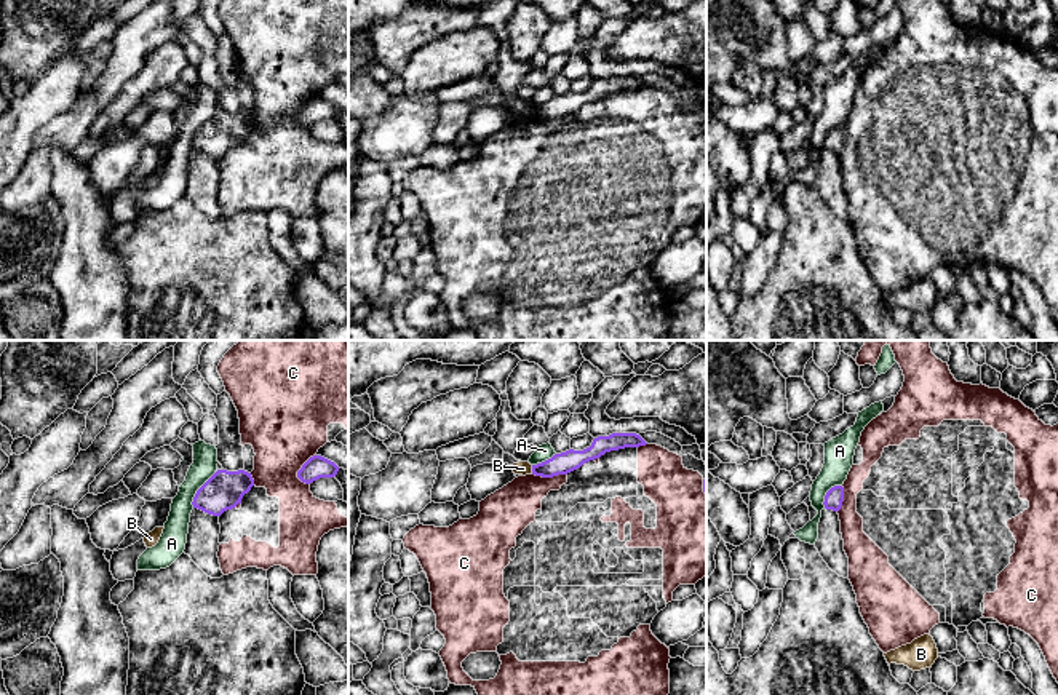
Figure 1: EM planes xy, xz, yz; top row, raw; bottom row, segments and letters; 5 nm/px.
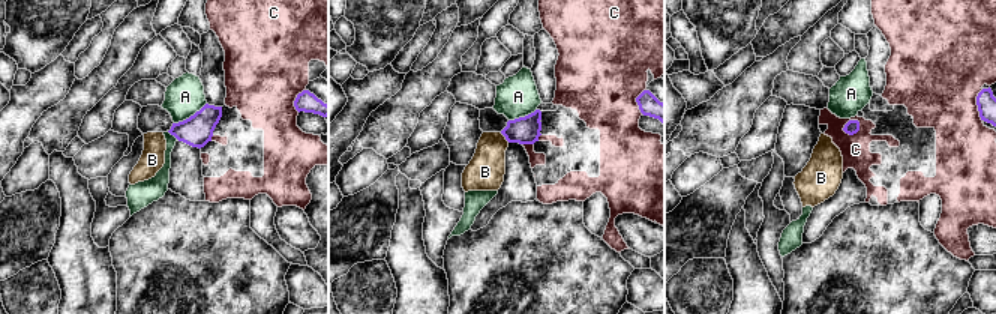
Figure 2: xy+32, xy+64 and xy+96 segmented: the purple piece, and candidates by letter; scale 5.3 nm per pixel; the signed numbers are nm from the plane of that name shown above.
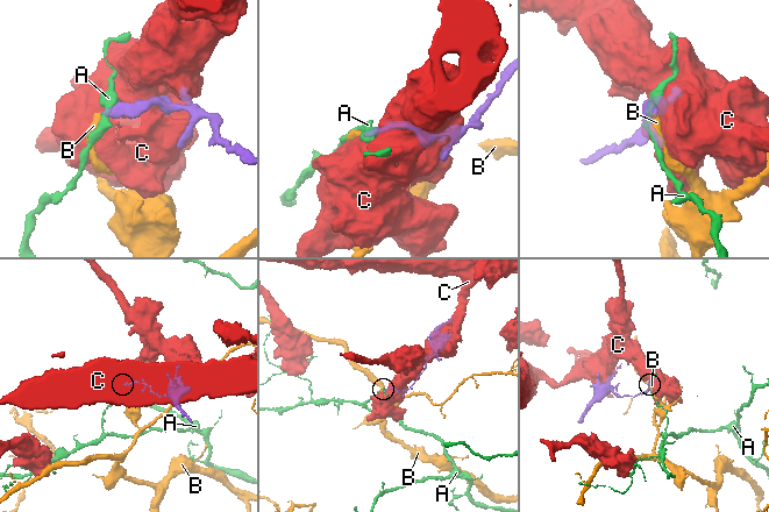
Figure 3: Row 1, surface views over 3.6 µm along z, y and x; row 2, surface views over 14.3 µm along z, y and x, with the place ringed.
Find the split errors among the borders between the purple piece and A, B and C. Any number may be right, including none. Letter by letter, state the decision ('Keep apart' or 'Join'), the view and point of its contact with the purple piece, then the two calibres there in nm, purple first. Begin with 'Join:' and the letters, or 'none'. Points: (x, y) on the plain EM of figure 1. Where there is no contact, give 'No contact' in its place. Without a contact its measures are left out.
Join: none
A: Keep apart. Touches purple at xy (198, 131). Thickness 190 nm (purple) against 130 nm
B: Keep apart. Touches purple at xz (532, 112). Thickness 110 nm (purple) against 70 nm
C: Keep apart. Touches purple at xy (299, 112). Thickness 120 nm (purple) against 420 nm

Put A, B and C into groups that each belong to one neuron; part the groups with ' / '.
A / B / C

